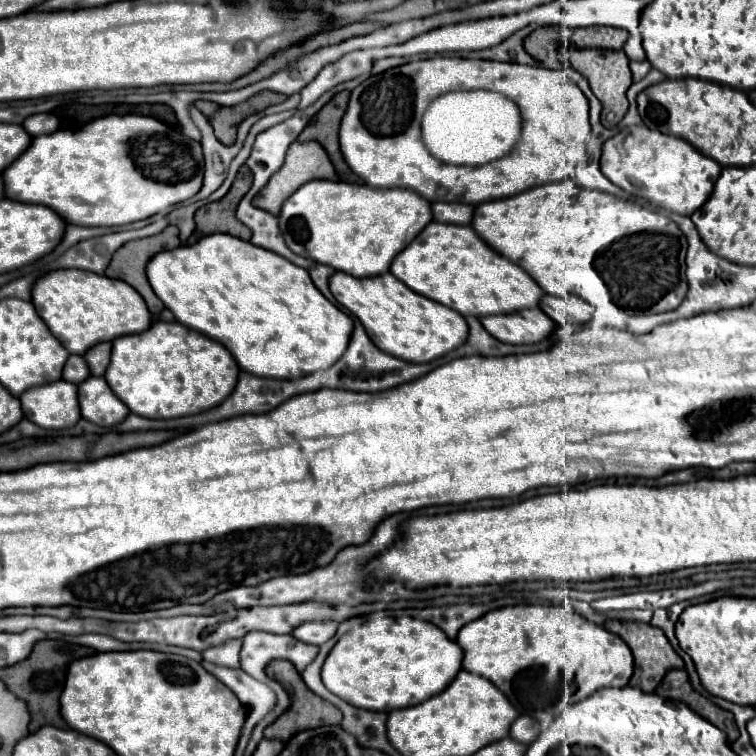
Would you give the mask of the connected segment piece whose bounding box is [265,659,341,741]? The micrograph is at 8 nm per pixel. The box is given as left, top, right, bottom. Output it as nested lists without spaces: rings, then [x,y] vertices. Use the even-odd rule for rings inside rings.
[[[275,659],[275,661],[271,661],[271,663],[267,665],[265,671],[267,671],[267,675],[269,675],[271,679],[275,679],[275,681],[279,681],[279,683],[283,685],[283,689],[287,691],[287,695],[289,695],[289,699],[291,699],[291,705],[289,705],[287,713],[283,713],[283,717],[279,717],[275,723],[267,725],[265,737],[289,741],[289,739],[291,739],[295,733],[299,733],[299,731],[317,729],[317,727],[323,727],[323,725],[339,725],[339,723],[341,723],[341,711],[339,711],[335,705],[323,701],[321,697],[317,697],[315,693],[311,693],[311,691],[307,689],[307,685],[303,683],[301,675],[299,675],[297,669],[291,665],[291,661]]]

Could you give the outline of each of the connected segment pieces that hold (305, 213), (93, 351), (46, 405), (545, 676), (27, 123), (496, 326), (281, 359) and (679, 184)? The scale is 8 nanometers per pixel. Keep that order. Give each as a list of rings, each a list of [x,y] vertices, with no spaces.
[[[315,179],[301,185],[283,203],[279,229],[293,253],[353,277],[373,277],[389,271],[393,257],[401,253],[431,219],[431,203],[419,193]]]
[[[99,343],[99,345],[91,347],[83,357],[91,369],[91,375],[101,377],[109,365],[109,359],[111,359],[111,343]]]
[[[63,379],[53,381],[51,385],[27,389],[19,399],[23,415],[45,429],[67,429],[81,419],[77,387]]]
[[[569,603],[511,605],[489,611],[471,621],[471,625],[465,625],[459,631],[457,643],[465,649],[463,669],[489,679],[507,695],[519,713],[531,715],[541,723],[551,723],[565,705],[583,701],[603,687],[625,687],[633,675],[633,655],[629,645],[619,635],[609,633],[603,625],[587,621]]]
[[[37,113],[23,121],[23,129],[27,129],[27,133],[31,133],[31,137],[53,133],[59,129],[59,119],[53,113]]]
[[[539,307],[523,309],[509,315],[491,315],[479,319],[485,329],[503,343],[537,343],[543,341],[553,329],[555,321],[551,321]]]
[[[213,233],[195,245],[157,253],[147,263],[147,279],[155,295],[173,311],[179,323],[223,343],[239,367],[257,377],[299,379],[323,371],[343,355],[353,331],[349,315],[319,293],[305,269],[227,233]]]
[[[635,125],[605,141],[601,171],[611,183],[635,197],[643,197],[649,203],[679,215],[693,215],[711,195],[721,165],[699,153],[681,137],[663,135],[645,125]]]

